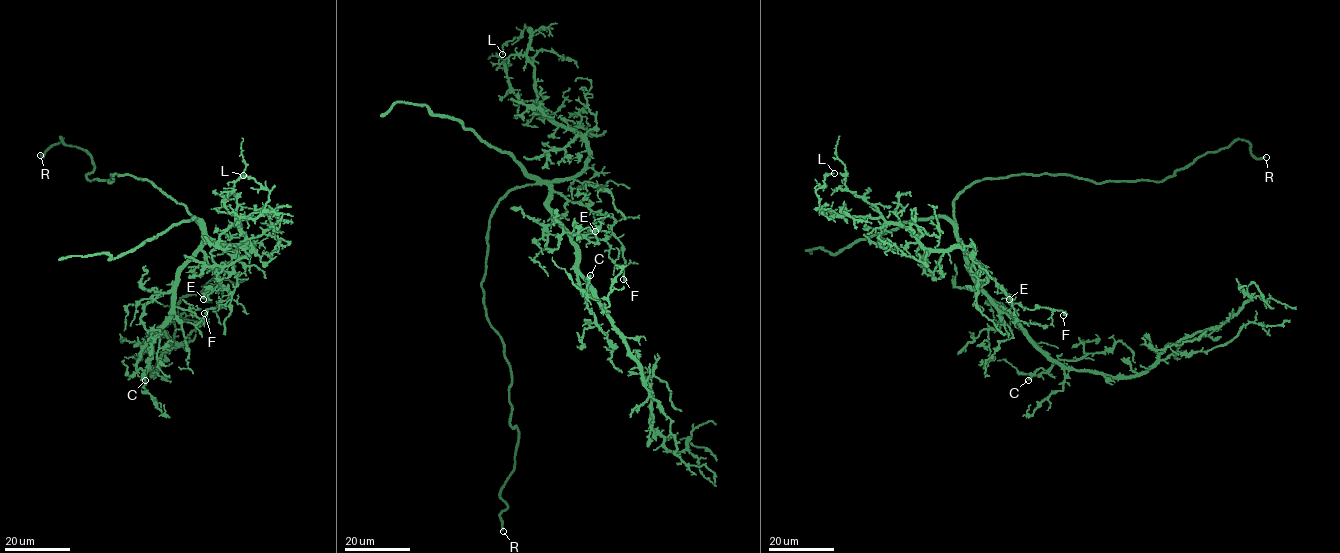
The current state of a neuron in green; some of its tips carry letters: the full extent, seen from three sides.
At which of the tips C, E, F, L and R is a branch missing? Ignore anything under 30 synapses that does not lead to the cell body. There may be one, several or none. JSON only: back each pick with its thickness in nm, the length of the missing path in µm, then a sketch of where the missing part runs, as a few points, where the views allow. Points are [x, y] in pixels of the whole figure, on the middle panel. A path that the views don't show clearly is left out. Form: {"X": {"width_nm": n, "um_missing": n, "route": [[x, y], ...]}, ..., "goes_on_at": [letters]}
{"C": {"width_nm": 260, "um_missing": 15, "route": [[590, 275], [599, 273], [608, 288], [614, 291]]}, "R": {"width_nm": 320, "um_missing": 25}, "goes_on_at": ["C", "R"]}

